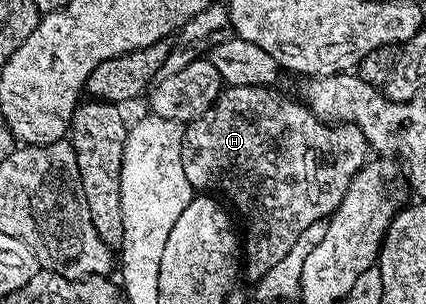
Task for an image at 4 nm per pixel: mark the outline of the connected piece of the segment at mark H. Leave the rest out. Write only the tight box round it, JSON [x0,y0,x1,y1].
[183,86,371,282]

